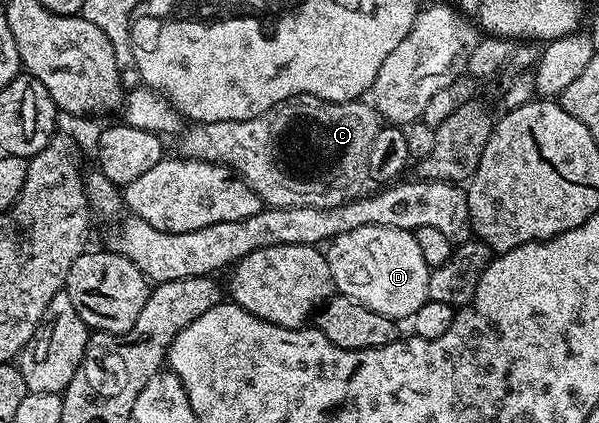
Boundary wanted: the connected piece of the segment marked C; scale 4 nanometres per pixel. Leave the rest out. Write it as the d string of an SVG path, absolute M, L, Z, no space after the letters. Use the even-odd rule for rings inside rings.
M300 93L298 97L288 97L263 115L246 121L220 121L207 123L198 121L182 128L176 138L176 152L190 161L206 161L212 165L224 165L241 180L246 181L261 196L266 206L275 209L287 207L339 207L354 201L366 192L370 184L367 155L371 151L371 139L379 135L383 119L368 100L324 101L315 95ZM297 140L297 161L289 161L285 154L285 144Z

